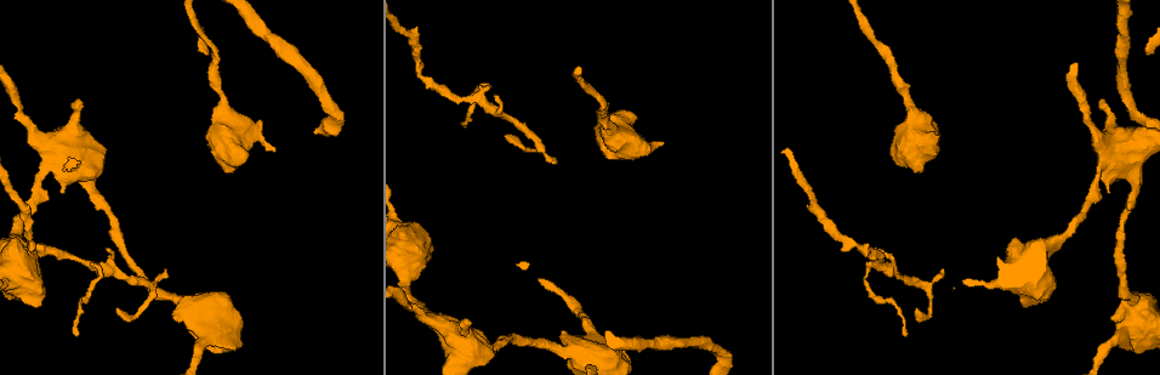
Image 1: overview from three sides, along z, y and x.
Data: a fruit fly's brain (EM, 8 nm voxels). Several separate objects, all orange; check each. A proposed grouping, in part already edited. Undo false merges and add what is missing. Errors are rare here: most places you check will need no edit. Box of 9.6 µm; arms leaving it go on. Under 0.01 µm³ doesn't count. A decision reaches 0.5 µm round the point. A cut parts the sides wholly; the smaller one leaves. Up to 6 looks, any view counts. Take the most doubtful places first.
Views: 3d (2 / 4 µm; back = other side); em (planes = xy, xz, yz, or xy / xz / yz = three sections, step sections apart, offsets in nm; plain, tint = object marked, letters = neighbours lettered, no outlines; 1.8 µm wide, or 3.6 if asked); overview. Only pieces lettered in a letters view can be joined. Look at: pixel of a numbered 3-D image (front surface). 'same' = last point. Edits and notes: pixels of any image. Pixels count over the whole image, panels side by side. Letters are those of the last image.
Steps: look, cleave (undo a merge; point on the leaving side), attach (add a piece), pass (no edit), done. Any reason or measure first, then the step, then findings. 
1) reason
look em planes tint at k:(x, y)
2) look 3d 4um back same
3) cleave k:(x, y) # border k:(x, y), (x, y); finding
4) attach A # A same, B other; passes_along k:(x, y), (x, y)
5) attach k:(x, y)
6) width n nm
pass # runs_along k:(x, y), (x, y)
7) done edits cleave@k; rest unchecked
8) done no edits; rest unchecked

sharp bend
look 3d 4um at 1:(887, 269)

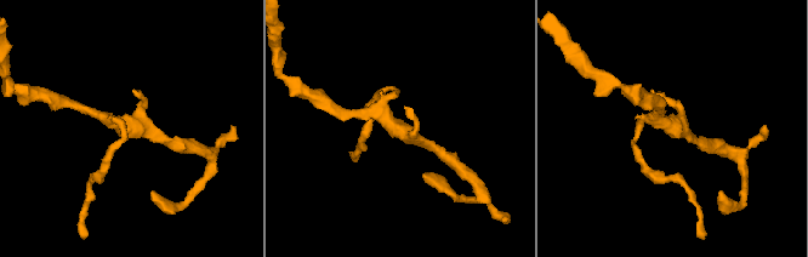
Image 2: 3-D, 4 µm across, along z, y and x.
look em planes letters at 2:(676, 128)

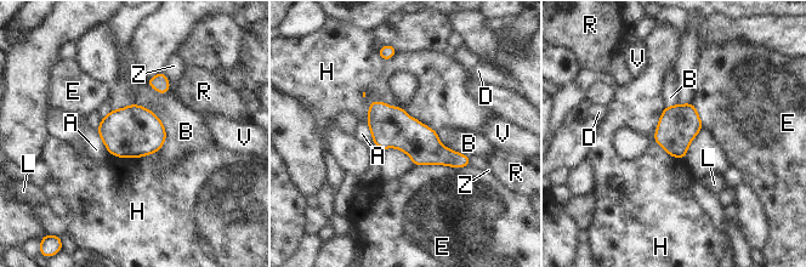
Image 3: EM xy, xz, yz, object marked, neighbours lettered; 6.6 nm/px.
pass # A other, B other, D other, E other, H other, L other, R other, V other, Z other; border 3:(665, 107), (654, 140), (682, 158); one cell here

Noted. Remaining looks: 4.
free end
look em xy step 4 letters at 1:(663, 141)

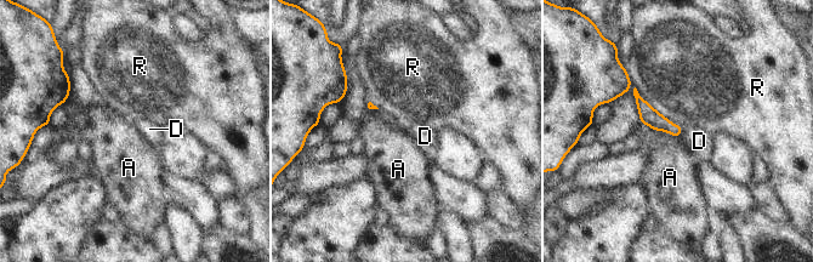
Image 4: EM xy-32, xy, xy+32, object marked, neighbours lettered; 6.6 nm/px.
cut it another way
look em planes letters same

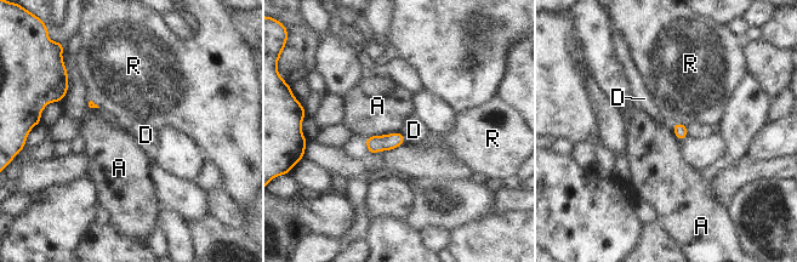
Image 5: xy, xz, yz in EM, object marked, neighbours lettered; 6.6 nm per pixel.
pass # A other, D other, R other; border 5:(400, 131), (404, 142); none of them fits

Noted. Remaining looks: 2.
tapers out
look em xz step 8 tint at 1:(165, 268)

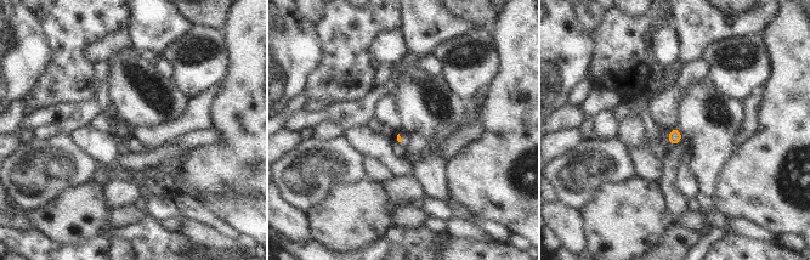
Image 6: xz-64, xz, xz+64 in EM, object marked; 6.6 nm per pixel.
look em planes letters same

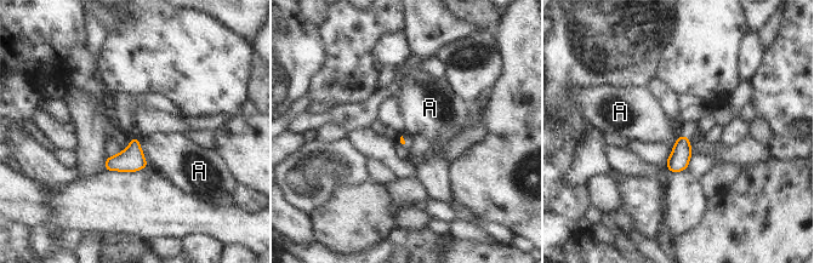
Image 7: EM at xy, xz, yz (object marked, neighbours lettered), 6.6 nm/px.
pass # A other; border 7:(132, 136), (138, 141), (148, 166); no lettered piece goes on from it

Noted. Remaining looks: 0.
done no edits; rest unchecked

